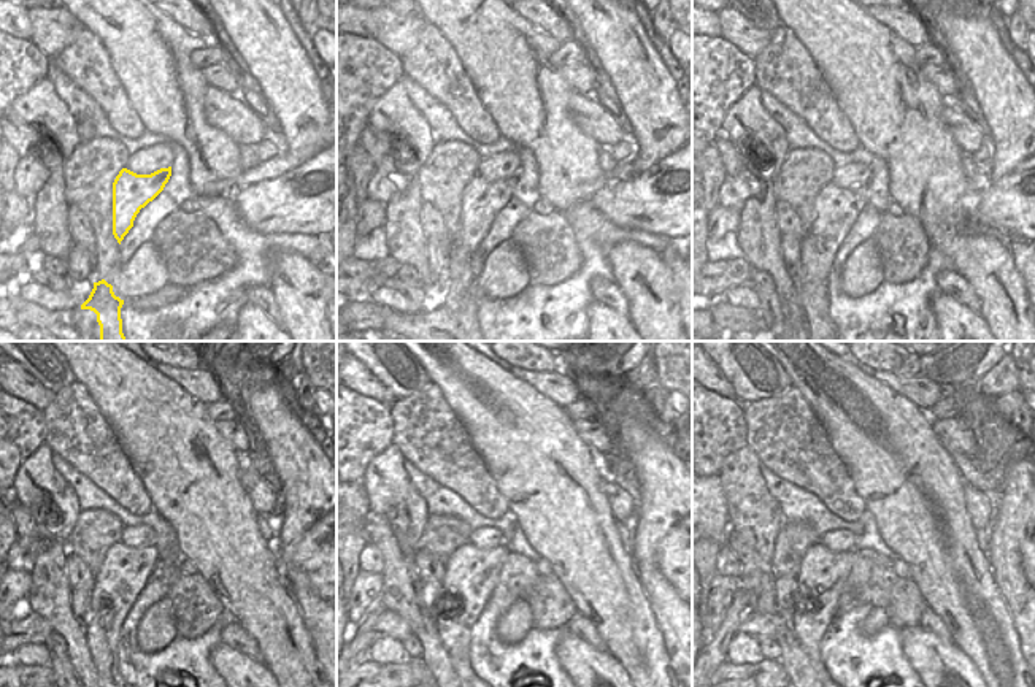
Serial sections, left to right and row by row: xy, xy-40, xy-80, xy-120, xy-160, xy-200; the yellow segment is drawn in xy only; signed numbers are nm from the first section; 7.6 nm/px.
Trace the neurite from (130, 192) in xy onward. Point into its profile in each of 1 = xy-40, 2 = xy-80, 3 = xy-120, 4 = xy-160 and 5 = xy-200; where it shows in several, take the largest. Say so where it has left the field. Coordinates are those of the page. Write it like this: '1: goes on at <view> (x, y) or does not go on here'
1: goes on at xy-40 (481, 200)
2: goes on at xy-80 (835, 210)
3: goes on at xy-120 (124, 570)
4: goes on at xy-160 (470, 575)
5: goes on at xy-200 (823, 573)

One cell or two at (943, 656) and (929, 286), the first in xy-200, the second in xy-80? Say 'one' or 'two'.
two

